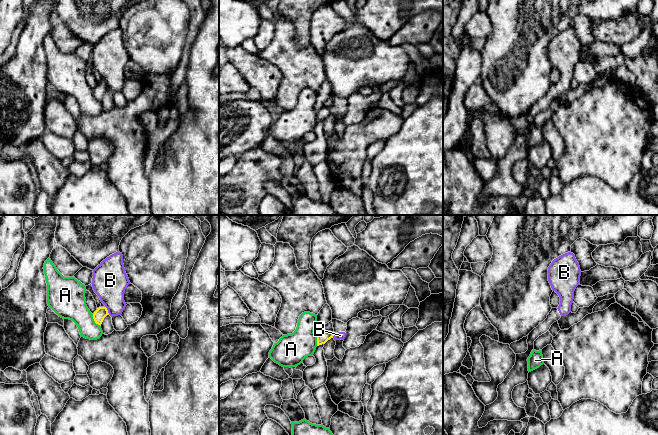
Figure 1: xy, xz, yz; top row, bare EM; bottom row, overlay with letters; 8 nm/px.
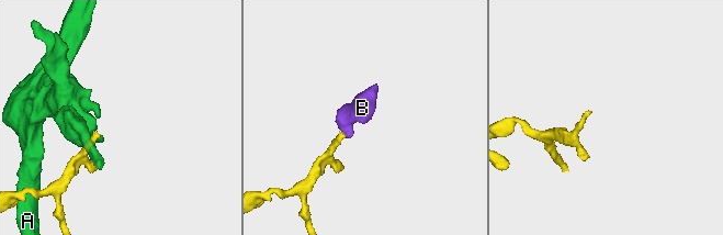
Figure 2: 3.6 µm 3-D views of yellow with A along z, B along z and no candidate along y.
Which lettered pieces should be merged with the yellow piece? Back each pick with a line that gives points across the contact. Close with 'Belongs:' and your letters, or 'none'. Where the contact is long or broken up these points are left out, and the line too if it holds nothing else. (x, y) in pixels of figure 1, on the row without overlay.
Belongs: none

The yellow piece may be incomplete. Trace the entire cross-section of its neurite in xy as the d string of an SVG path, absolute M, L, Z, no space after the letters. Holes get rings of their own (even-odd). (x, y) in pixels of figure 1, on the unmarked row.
M99 83L93 90L93 95L96 100L100 101L102 100L104 94L109 91L108 86L106 83Z

